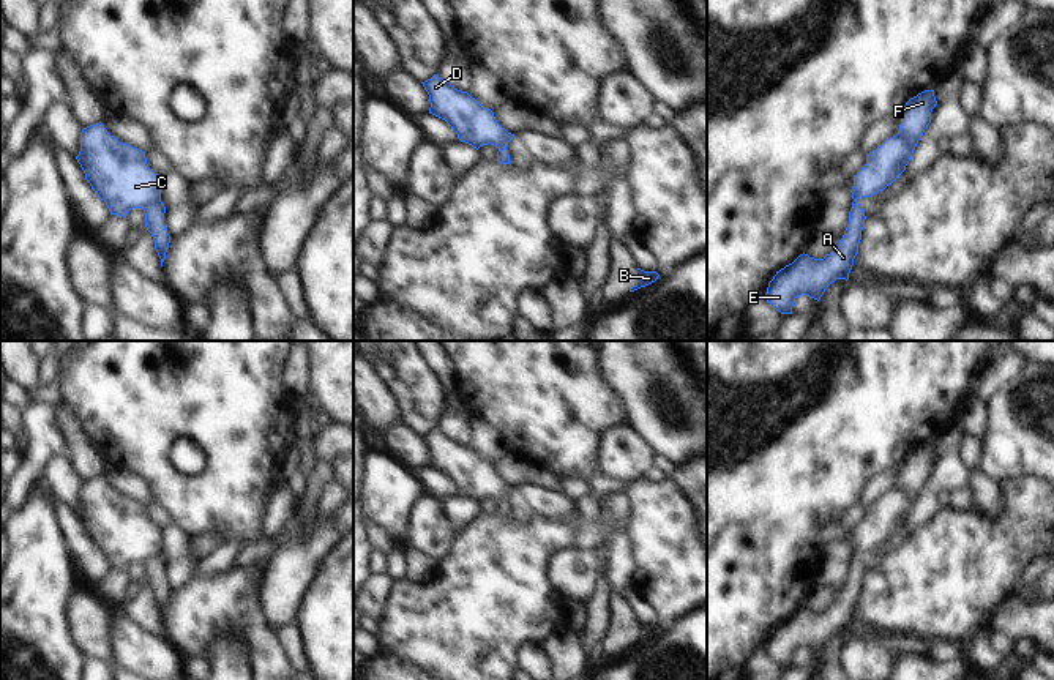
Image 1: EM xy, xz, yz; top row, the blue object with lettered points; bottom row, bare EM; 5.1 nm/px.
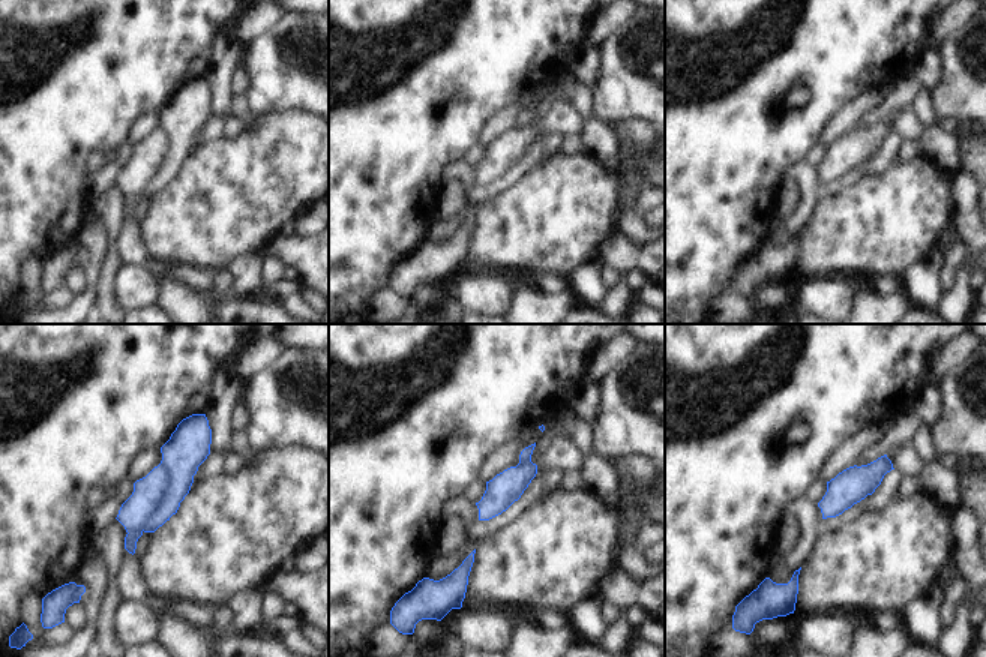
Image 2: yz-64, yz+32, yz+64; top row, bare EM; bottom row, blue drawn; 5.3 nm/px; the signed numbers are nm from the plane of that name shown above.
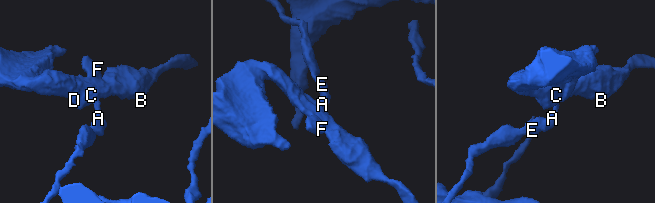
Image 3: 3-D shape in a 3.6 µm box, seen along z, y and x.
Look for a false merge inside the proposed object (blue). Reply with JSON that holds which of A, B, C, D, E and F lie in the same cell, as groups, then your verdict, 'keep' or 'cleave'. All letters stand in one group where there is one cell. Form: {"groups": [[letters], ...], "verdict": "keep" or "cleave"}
{"groups": [["A", "E", "F"], ["B", "C", "D"]], "verdict": "cleave"}

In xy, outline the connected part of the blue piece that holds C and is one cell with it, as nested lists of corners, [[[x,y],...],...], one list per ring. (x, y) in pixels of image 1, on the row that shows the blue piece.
[[[101,121],[82,129],[80,151],[76,159],[85,174],[85,180],[98,197],[106,202],[110,215],[126,218],[129,210],[144,210],[161,200],[161,175],[148,167],[145,151],[110,136]]]

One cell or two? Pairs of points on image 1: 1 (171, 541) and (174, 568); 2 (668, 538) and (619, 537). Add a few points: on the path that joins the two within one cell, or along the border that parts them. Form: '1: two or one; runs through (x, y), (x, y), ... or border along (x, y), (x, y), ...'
1: one; runs through (174, 548), (174, 562)
2: two; border along (624, 521), (635, 573)

